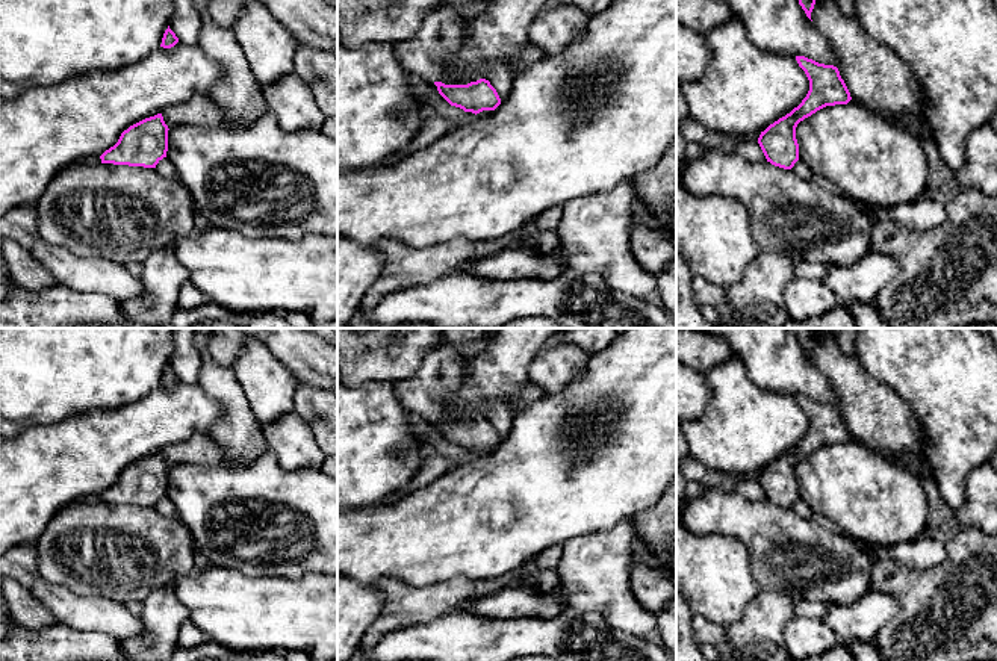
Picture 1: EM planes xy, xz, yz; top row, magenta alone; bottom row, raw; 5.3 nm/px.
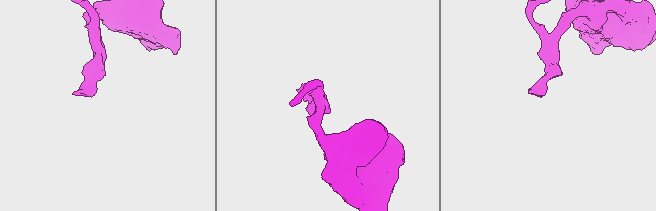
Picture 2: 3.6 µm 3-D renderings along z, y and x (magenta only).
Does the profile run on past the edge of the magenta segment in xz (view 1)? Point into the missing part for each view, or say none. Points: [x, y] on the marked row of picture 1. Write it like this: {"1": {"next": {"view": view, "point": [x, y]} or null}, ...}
{"1": {"next": {"view": "xz", "point": [439, 37]}}}

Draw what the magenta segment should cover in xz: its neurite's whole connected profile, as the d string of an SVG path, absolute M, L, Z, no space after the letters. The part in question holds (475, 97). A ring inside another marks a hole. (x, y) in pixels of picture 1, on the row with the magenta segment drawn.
M445 0L424 20L415 38L395 44L395 54L405 73L428 85L434 83L451 106L477 115L501 104L489 80L480 79L467 85L445 85L439 80L445 64L460 50L464 21L461 8L472 2L477 0Z

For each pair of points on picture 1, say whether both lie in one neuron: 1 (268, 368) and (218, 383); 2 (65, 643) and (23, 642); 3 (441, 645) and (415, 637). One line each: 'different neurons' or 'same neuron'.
1: different neurons
2: same neuron
3: same neuron

